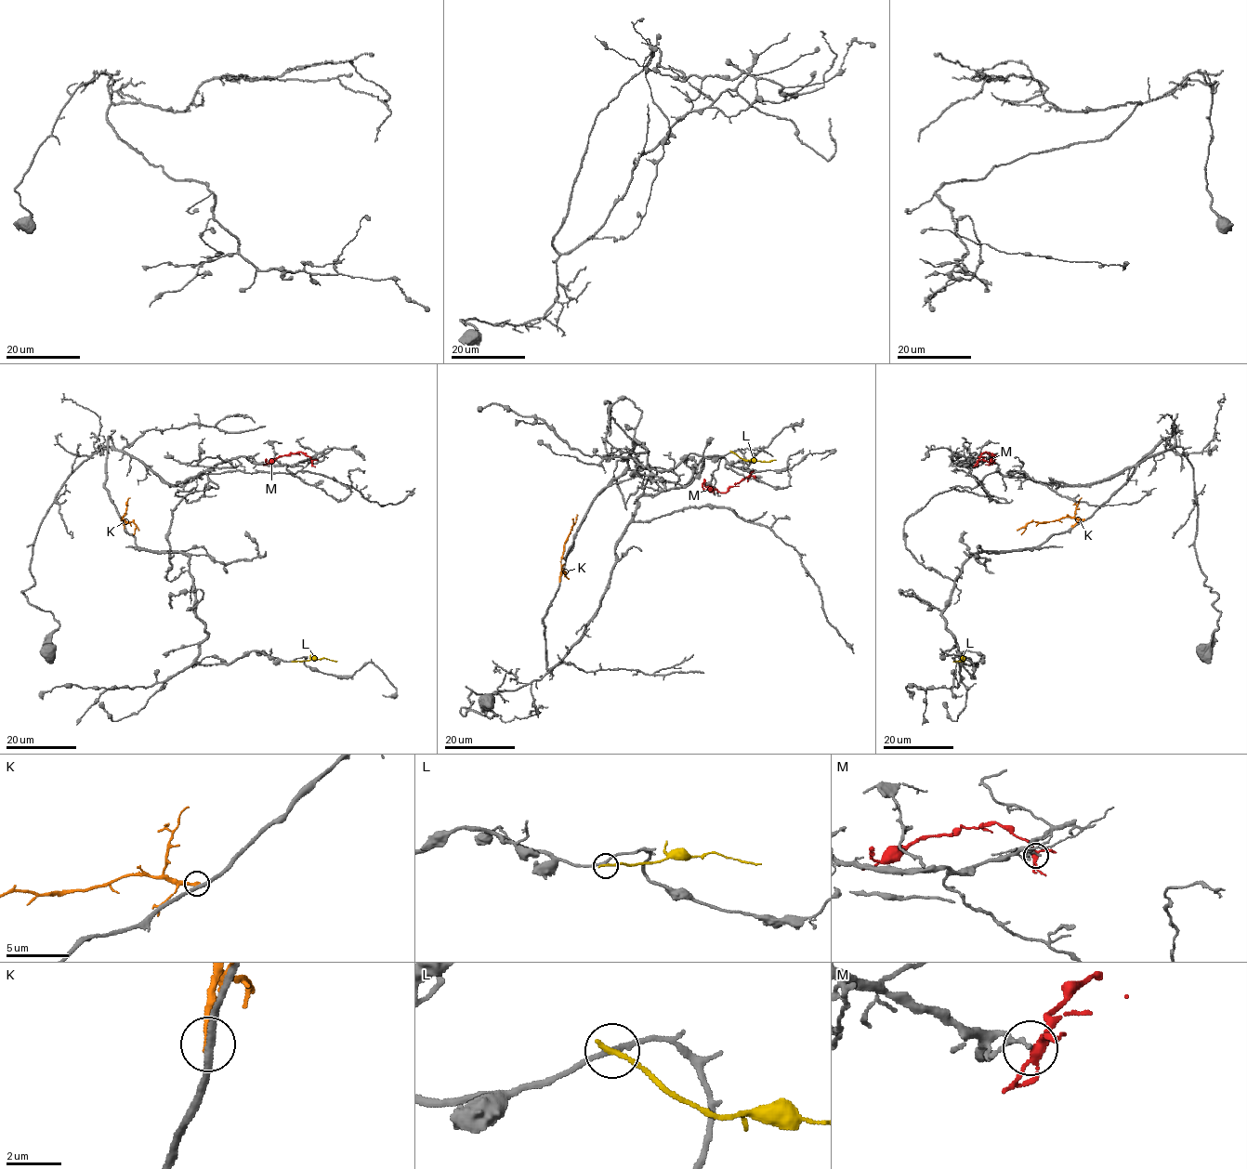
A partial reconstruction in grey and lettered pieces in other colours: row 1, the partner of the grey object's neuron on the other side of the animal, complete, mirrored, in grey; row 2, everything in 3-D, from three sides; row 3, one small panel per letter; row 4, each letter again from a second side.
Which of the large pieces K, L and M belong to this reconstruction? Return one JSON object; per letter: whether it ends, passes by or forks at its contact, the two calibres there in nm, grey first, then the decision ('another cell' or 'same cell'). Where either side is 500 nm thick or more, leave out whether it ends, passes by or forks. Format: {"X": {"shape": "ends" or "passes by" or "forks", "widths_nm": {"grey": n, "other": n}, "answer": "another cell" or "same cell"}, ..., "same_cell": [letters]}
{"K": {"shape": "ends", "widths_nm": {"grey": 280, "other": 280}, "answer": "another cell"}, "L": {"shape": "ends", "widths_nm": {"grey": 190, "other": 220}, "answer": "another cell"}, "M": {"shape": "forks", "widths_nm": {"grey": 120, "other": 280}, "answer": "another cell"}, "same_cell": []}

